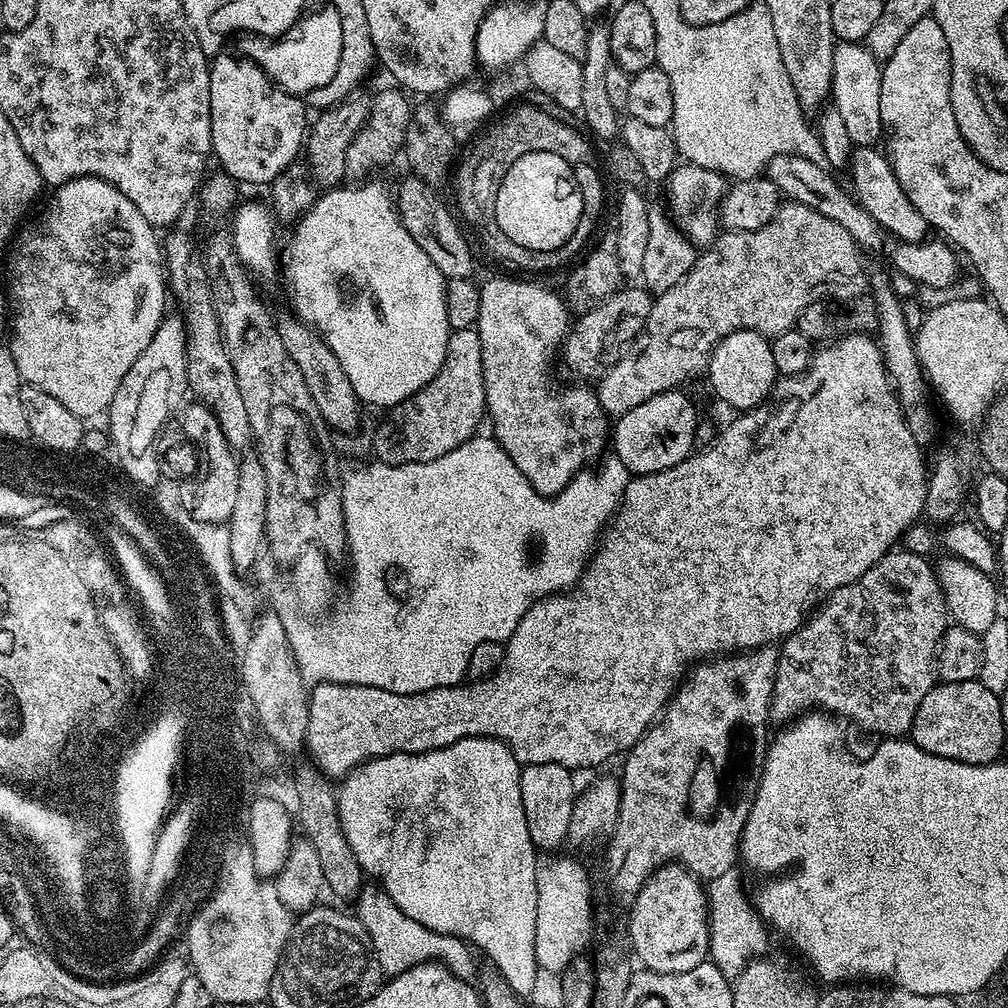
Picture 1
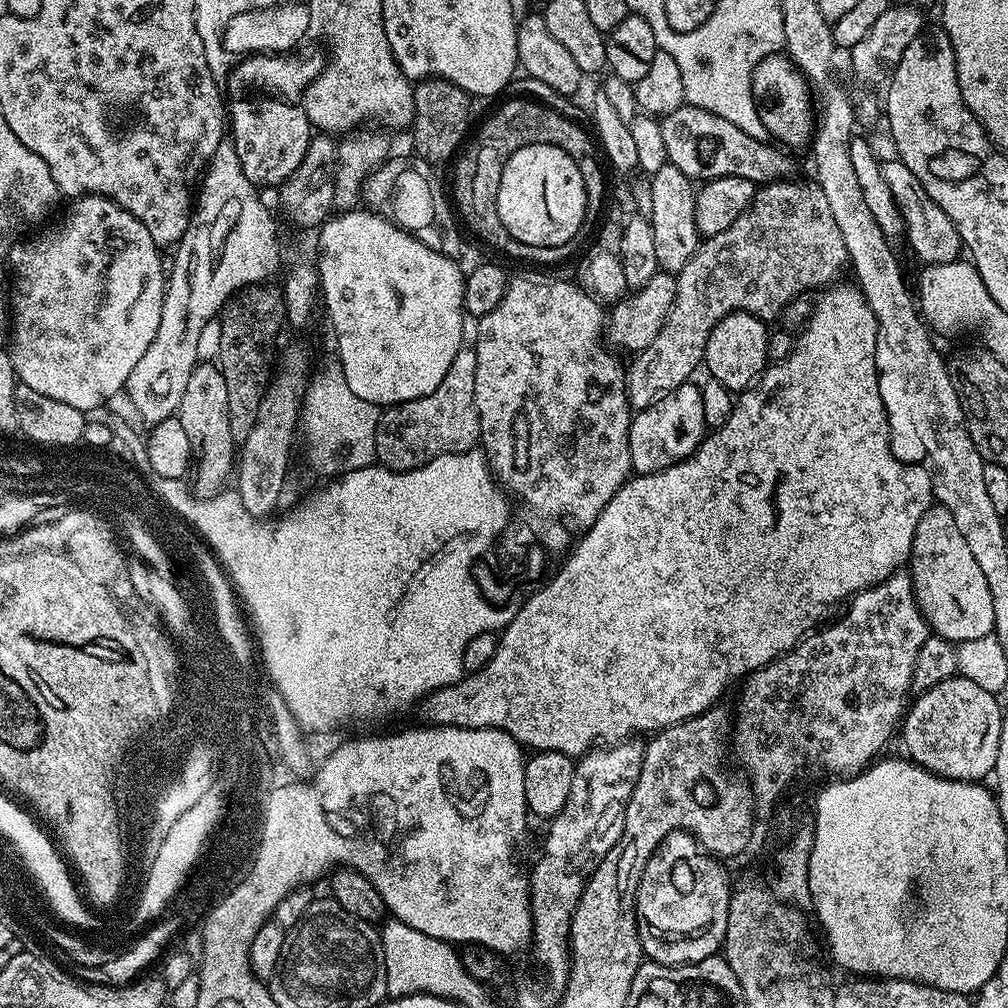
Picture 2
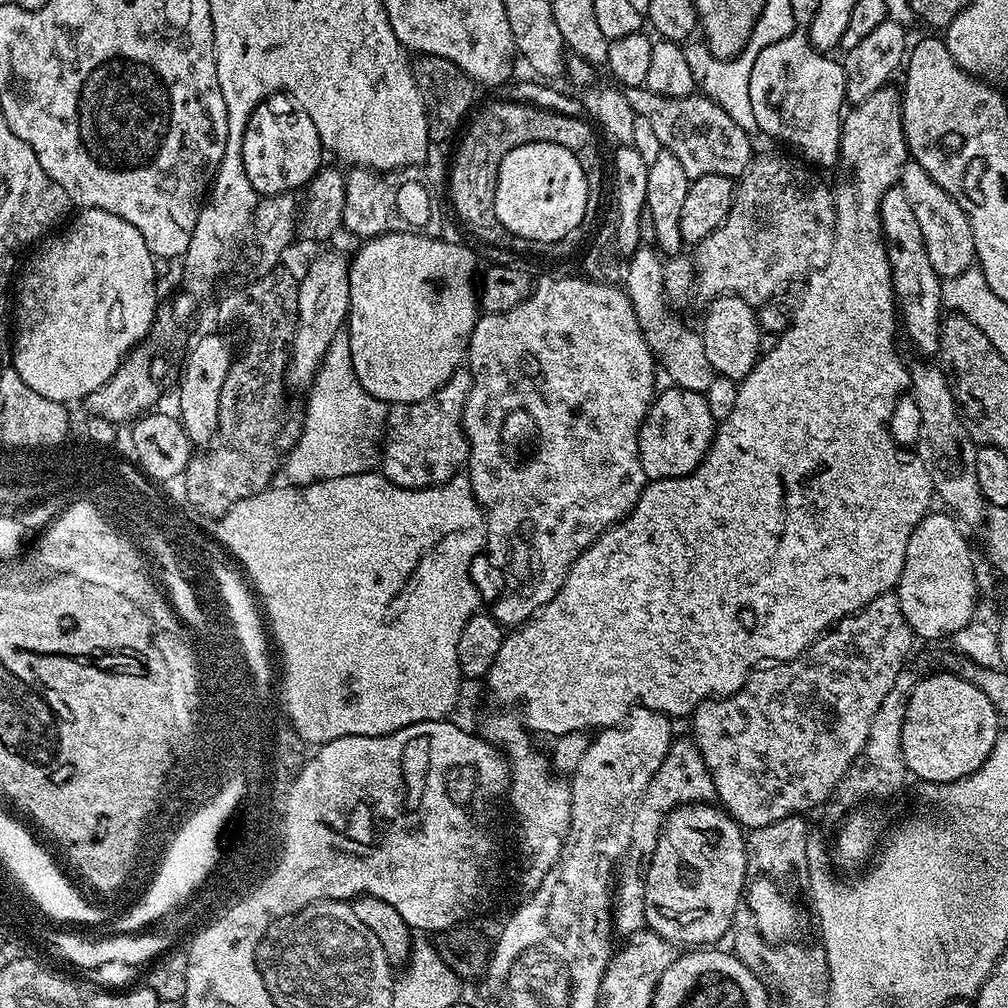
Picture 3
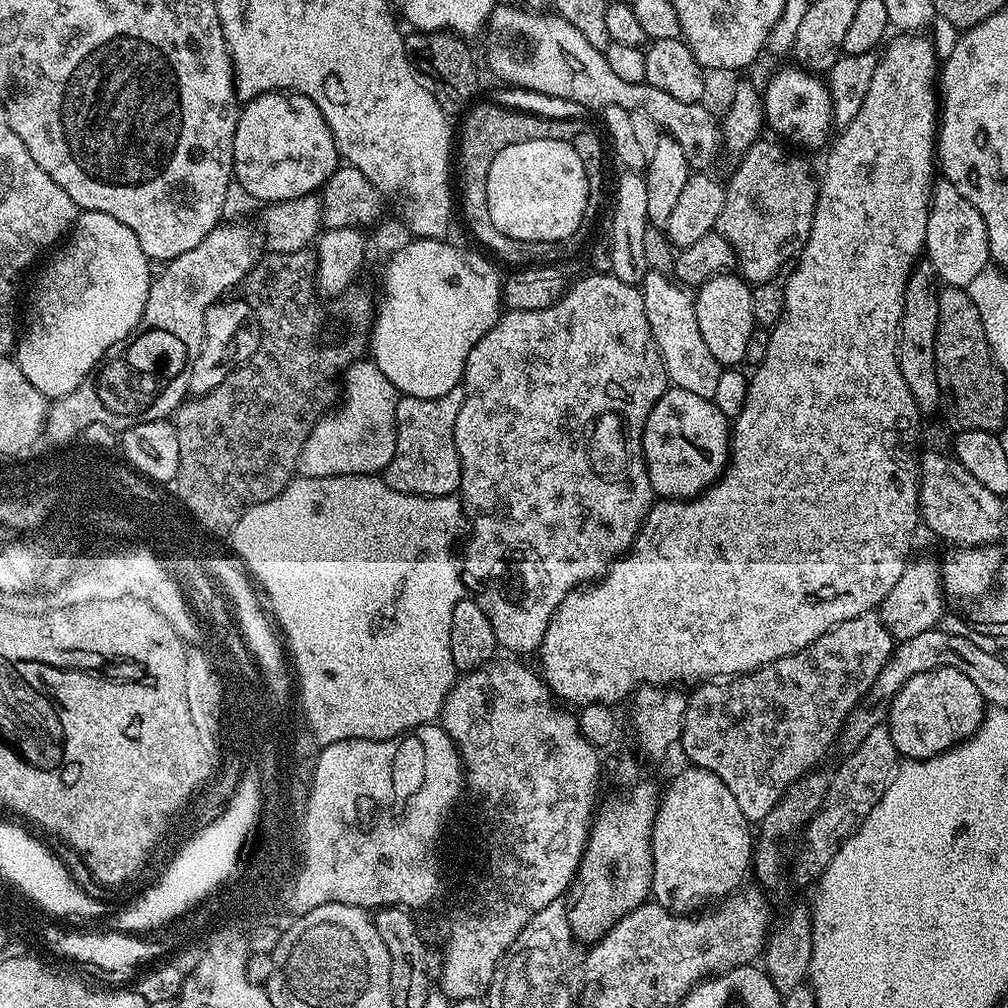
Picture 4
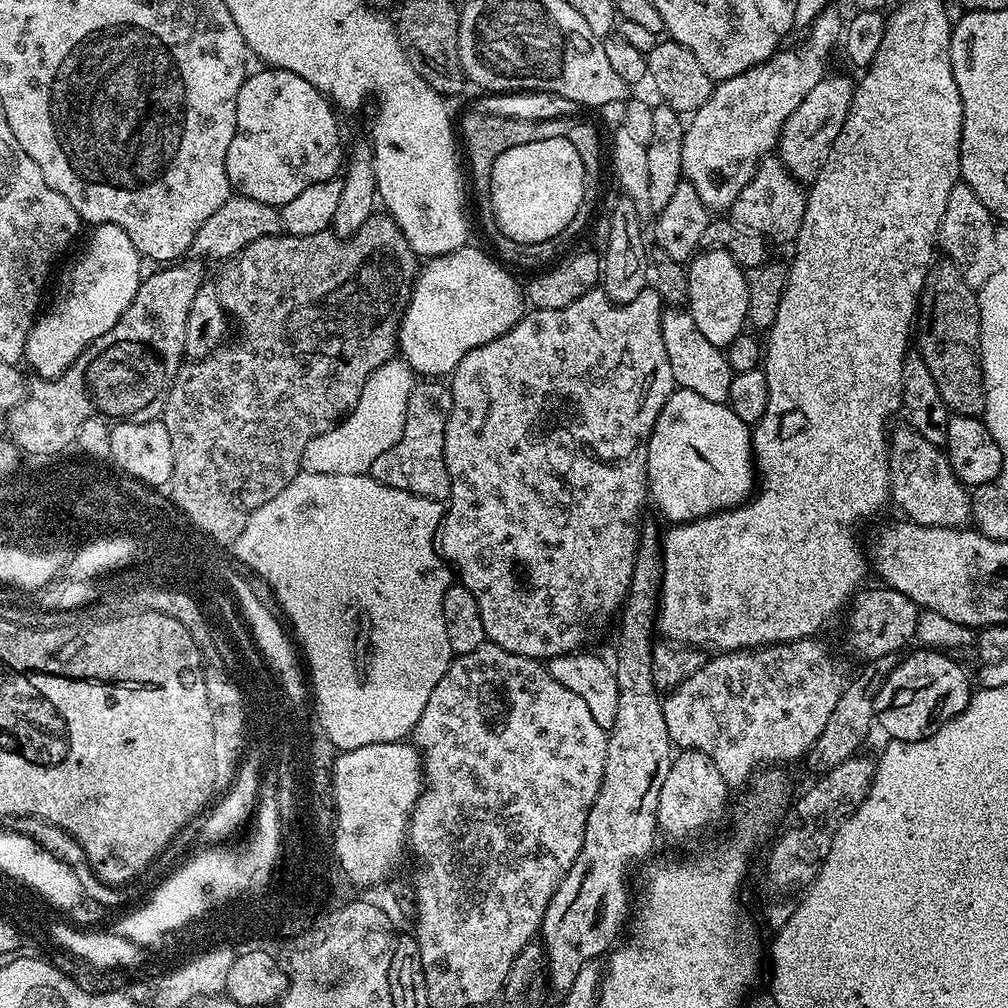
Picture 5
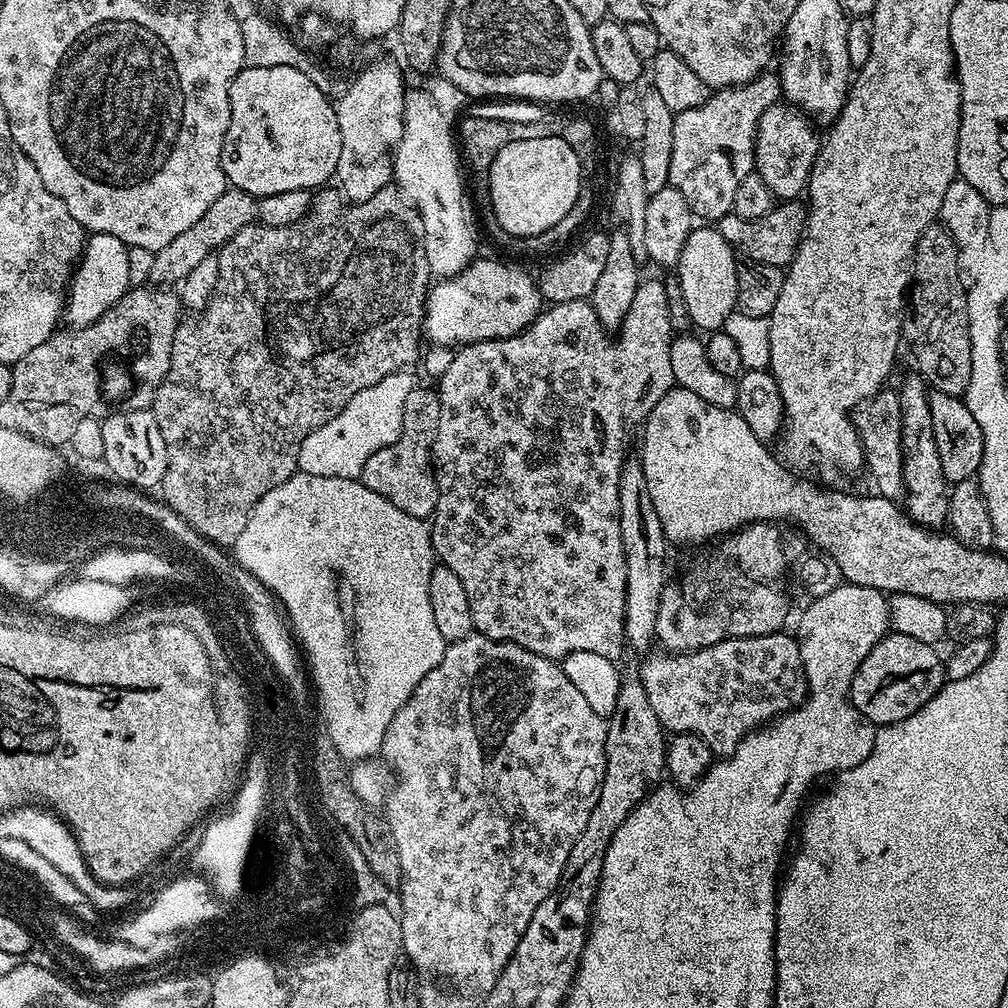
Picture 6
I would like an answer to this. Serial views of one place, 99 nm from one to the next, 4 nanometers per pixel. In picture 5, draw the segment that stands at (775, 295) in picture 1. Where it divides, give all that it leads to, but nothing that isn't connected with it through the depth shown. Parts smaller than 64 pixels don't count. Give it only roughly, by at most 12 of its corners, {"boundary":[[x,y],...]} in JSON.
{"boundary":[[761,159],[732,204],[737,225],[791,241],[806,188]]}

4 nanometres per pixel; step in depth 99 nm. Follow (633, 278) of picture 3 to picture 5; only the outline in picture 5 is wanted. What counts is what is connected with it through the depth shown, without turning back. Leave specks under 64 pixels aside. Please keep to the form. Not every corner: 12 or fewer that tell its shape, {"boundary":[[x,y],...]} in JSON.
{"boundary":[[683,307],[660,314],[679,387],[728,404],[728,357]]}

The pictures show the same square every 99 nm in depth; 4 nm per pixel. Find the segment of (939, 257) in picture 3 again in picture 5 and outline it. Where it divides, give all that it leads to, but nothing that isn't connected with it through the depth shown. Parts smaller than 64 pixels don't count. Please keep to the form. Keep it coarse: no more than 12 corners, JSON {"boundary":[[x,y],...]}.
{"boundary":[[964,181],[951,188],[938,246],[980,289],[997,225]]}

